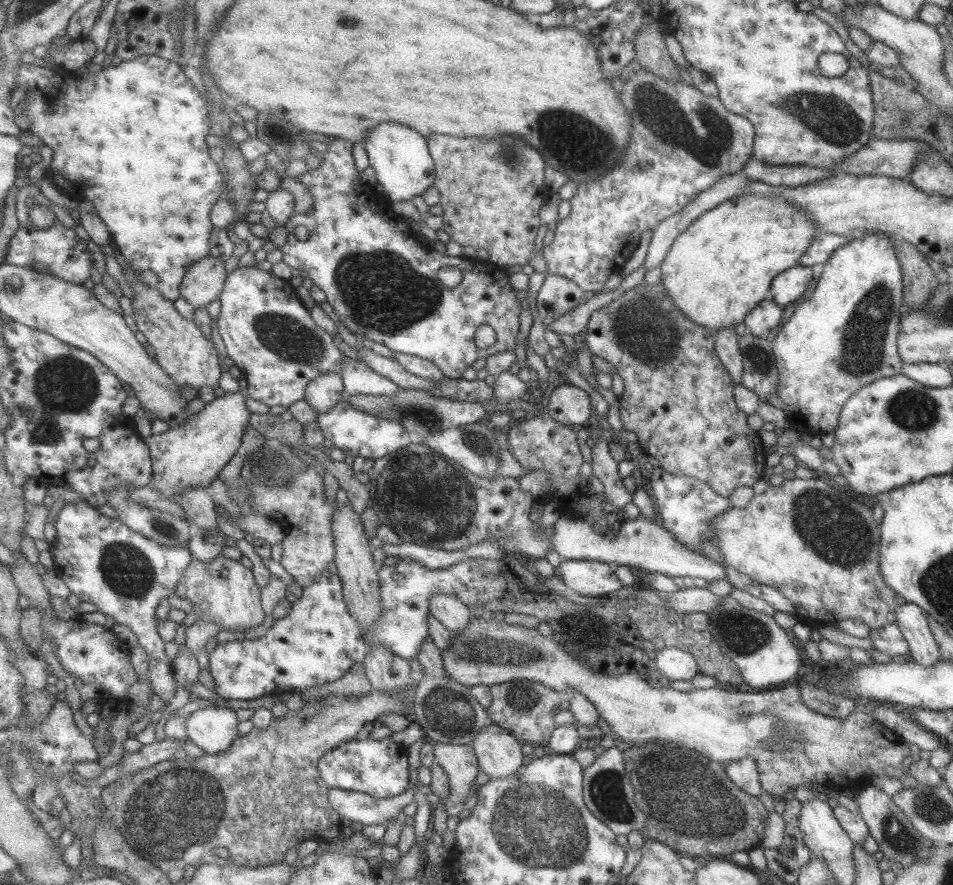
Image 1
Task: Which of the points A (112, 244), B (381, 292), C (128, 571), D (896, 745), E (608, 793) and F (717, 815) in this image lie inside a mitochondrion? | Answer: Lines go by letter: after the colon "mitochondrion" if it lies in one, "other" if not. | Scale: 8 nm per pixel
A: other
B: mitochondrion
C: mitochondrion
D: other
E: mitochondrion
F: mitochondrion

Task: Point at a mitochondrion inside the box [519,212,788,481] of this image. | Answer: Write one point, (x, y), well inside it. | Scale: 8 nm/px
(638, 322)

